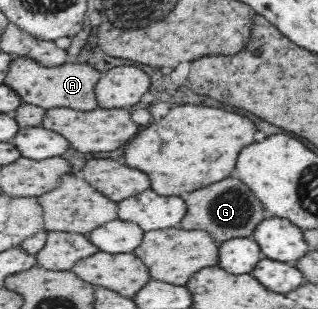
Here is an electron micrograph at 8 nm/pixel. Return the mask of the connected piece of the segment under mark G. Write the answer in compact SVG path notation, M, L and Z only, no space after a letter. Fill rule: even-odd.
M226 178L202 190L194 190L186 196L188 212L182 220L184 230L206 230L214 240L250 237L254 228L268 218L262 202L252 194L252 190L240 178Z

